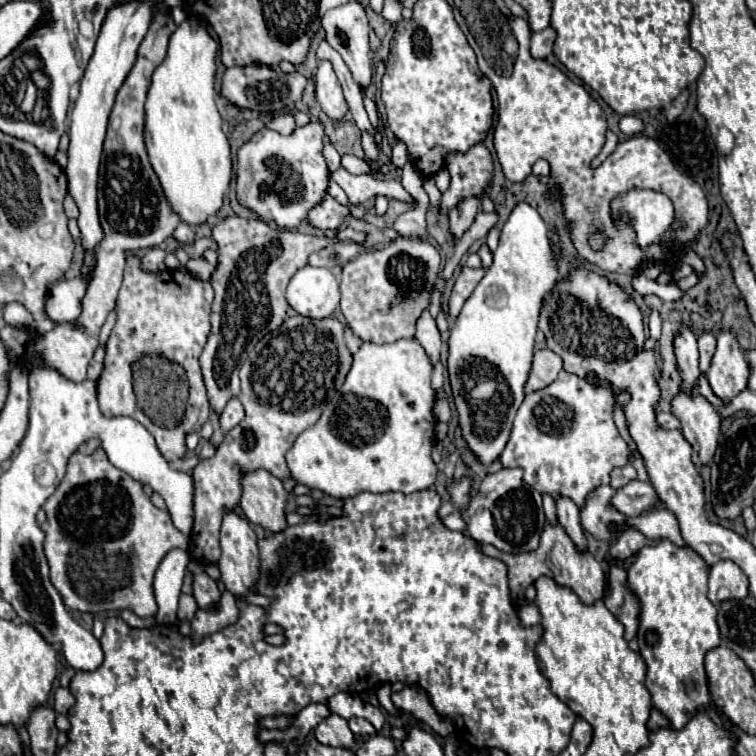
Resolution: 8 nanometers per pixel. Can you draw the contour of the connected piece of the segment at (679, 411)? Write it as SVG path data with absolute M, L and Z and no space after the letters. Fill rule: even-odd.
M679 389L673 397L671 413L679 419L681 433L693 447L693 463L697 467L709 463L717 449L721 415L703 395L695 395L687 389Z

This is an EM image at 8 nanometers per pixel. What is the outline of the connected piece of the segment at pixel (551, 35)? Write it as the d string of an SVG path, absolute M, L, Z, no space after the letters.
M549 25L541 31L535 31L531 35L531 55L537 59L545 59L551 51L553 51L553 43L555 43L555 29Z

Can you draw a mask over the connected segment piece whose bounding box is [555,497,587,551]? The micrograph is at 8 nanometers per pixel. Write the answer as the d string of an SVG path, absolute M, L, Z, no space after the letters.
M555 497L555 505L557 505L557 517L559 523L565 527L565 531L569 533L569 537L573 539L573 543L585 551L587 549L587 541L585 535L581 531L581 519L579 519L579 507L573 505L573 501L569 501L569 497Z

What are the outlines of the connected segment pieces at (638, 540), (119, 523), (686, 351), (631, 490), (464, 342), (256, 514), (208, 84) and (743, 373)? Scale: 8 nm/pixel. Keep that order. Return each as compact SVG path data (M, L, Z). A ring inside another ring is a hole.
M633 529L625 531L617 539L617 543L611 547L611 551L609 551L609 563L611 563L611 559L625 559L625 557L629 557L631 553L639 551L645 543L651 545L653 541L647 541L639 531L633 531Z
M101 447L91 455L77 451L71 455L63 481L45 501L43 509L47 513L47 521L41 525L45 533L43 549L49 563L51 583L69 609L83 613L131 609L139 617L153 617L157 613L157 603L153 597L153 575L161 559L171 549L189 547L191 537L183 535L173 525L167 511L161 511L151 503L151 499L143 493L141 483L113 467Z
M689 327L677 331L673 339L673 351L677 357L677 365L683 371L683 383L687 389L695 391L695 381L699 377L699 351L697 351L697 337L691 333Z
M639 479L629 481L629 485L617 489L617 493L611 497L611 507L627 517L637 517L641 513L647 513L655 509L659 503L659 497L651 483L643 483Z
M517 203L501 229L499 247L493 253L493 265L479 281L473 295L467 299L463 311L459 313L459 317L451 327L447 367L449 367L455 407L459 411L459 423L467 445L487 465L499 459L501 451L505 449L505 443L511 433L513 417L525 399L523 389L531 369L541 303L559 277L559 263L561 261L553 253L553 243L549 239L549 229L545 221L531 205Z
M265 469L241 471L241 511L243 515L273 533L287 527L285 523L285 489L283 483Z
M187 17L169 37L169 49L163 63L153 71L151 85L145 101L145 145L149 161L161 181L161 187L173 207L185 223L203 223L209 215L215 215L223 205L223 195L231 183L231 151L227 135L223 133L223 121L215 105L215 65L217 41L209 35L207 23L195 17Z
M721 331L717 337L717 351L707 371L709 385L723 403L729 403L733 395L747 387L749 365L743 357L743 351L733 333ZM733 353L733 355L731 355Z

